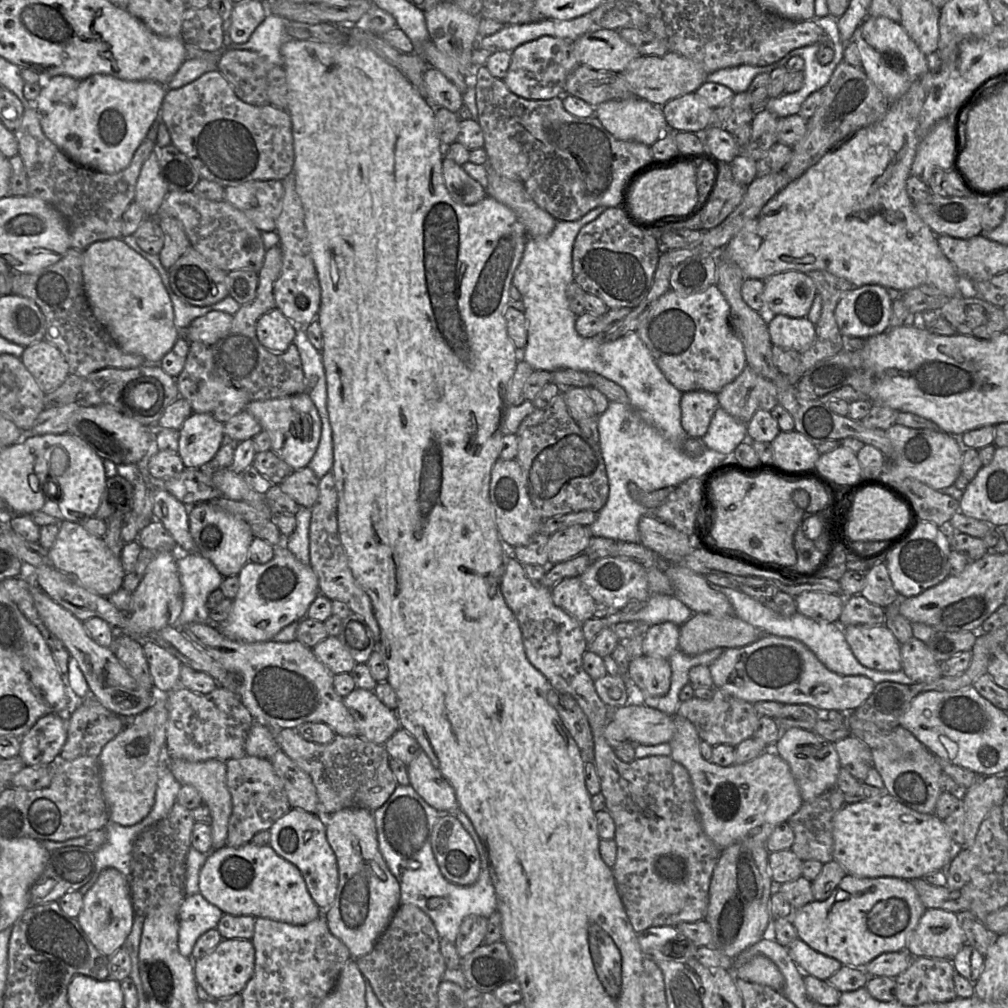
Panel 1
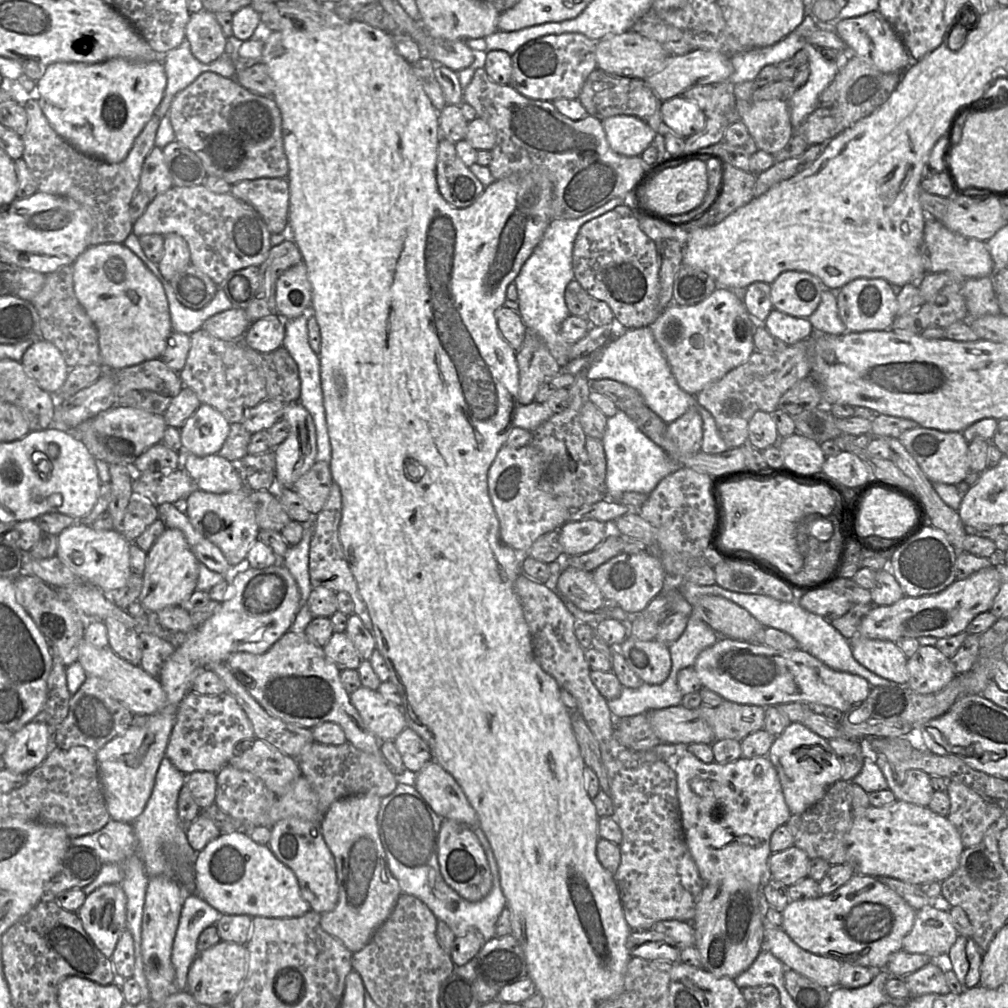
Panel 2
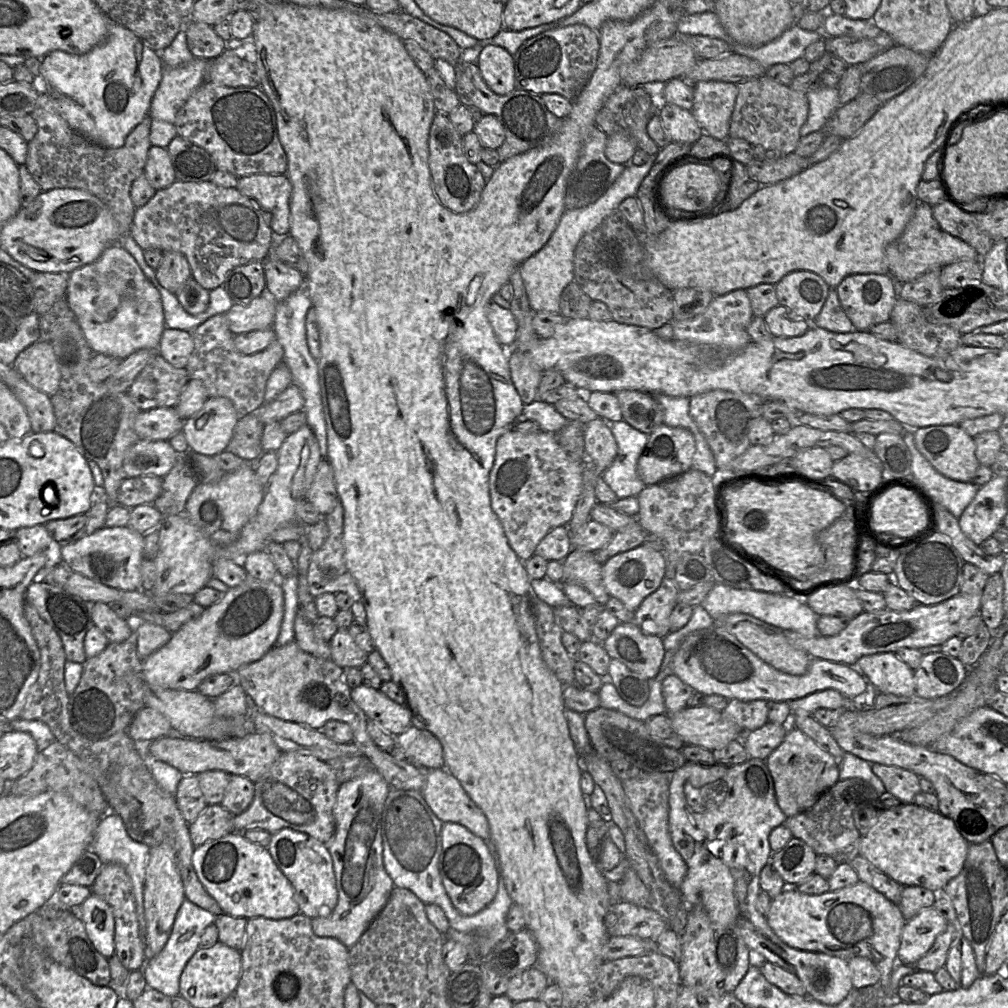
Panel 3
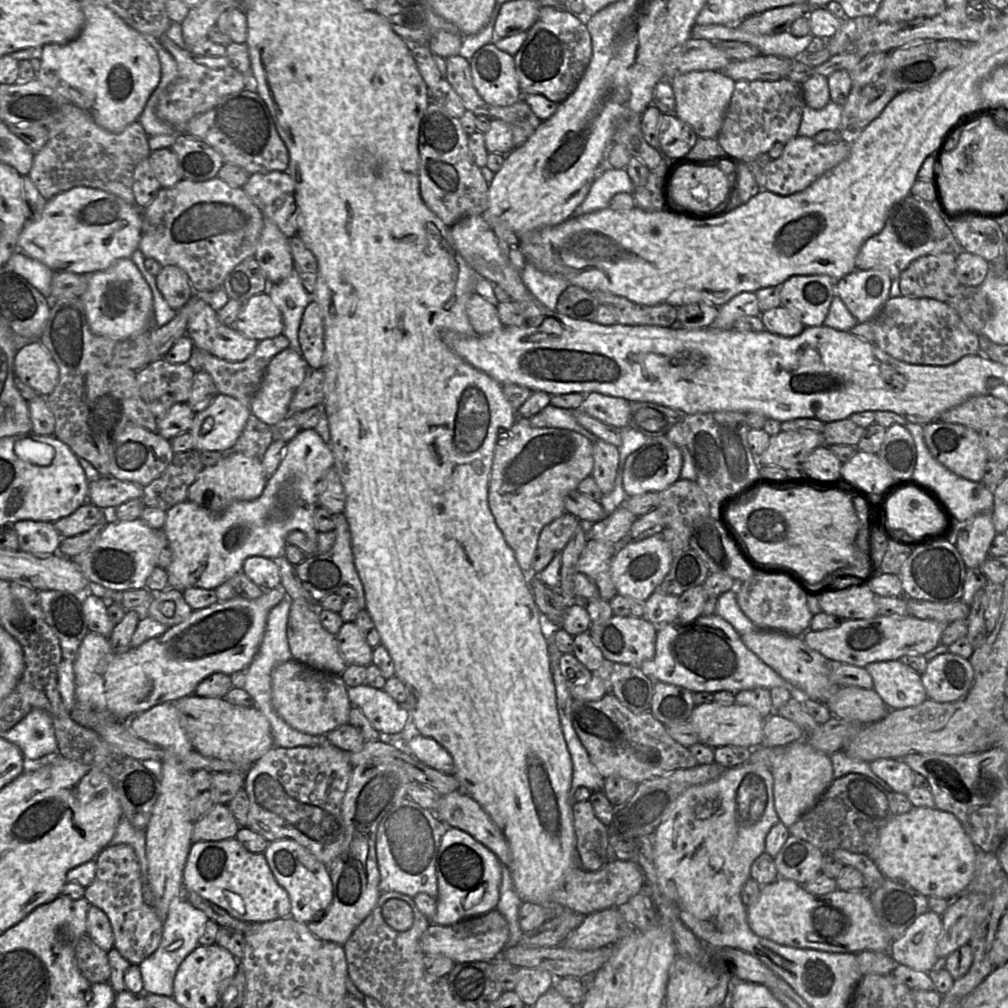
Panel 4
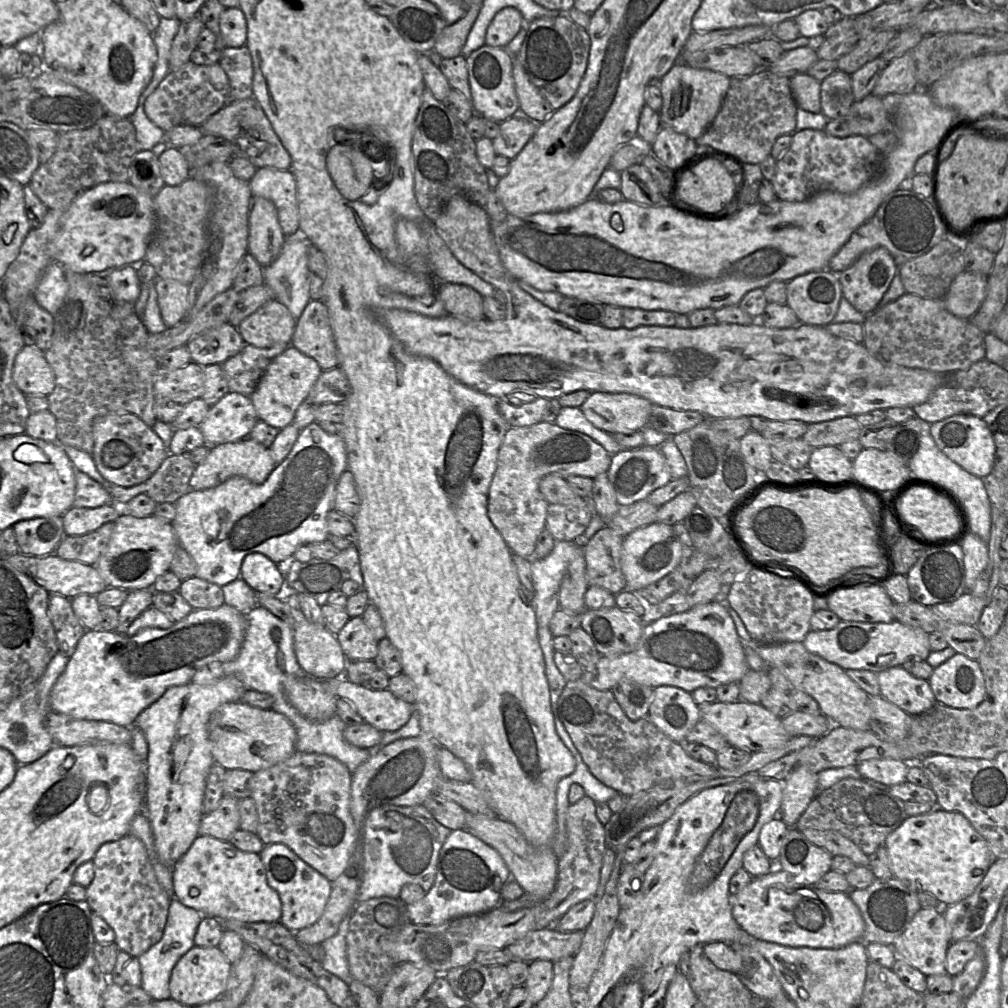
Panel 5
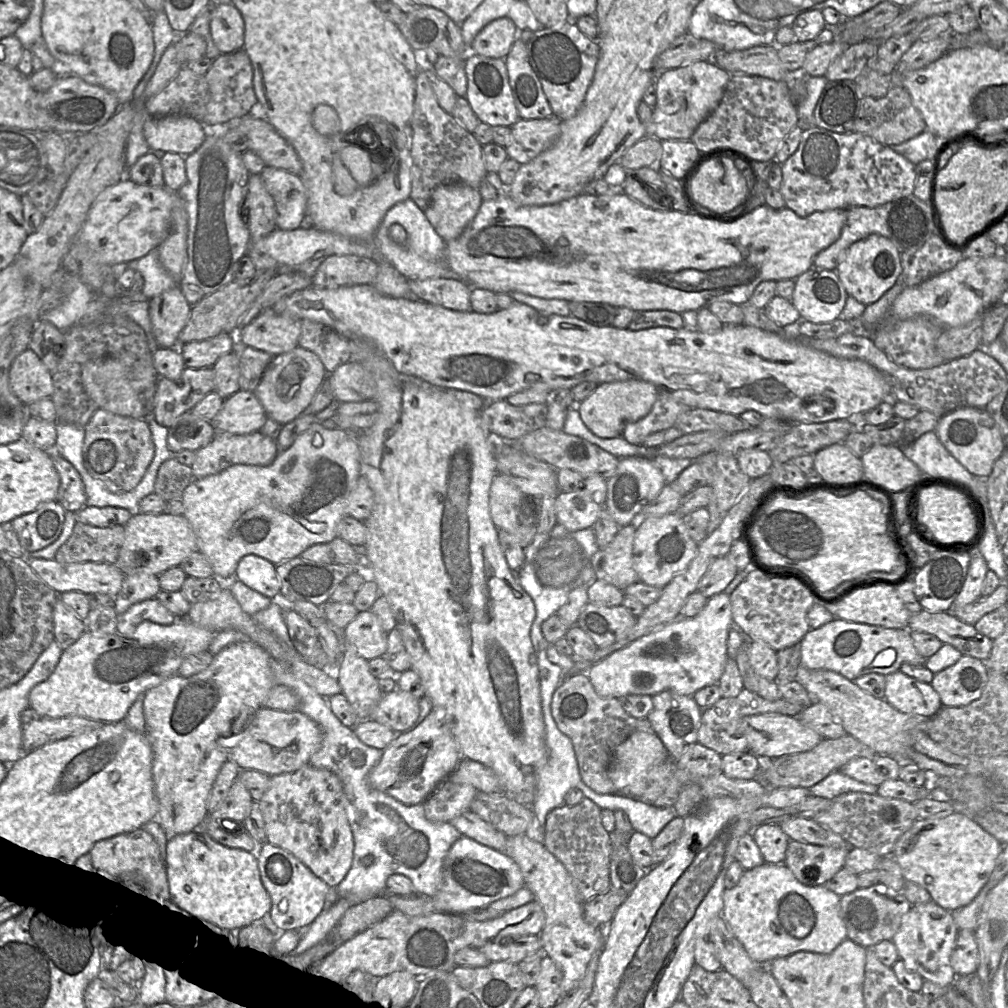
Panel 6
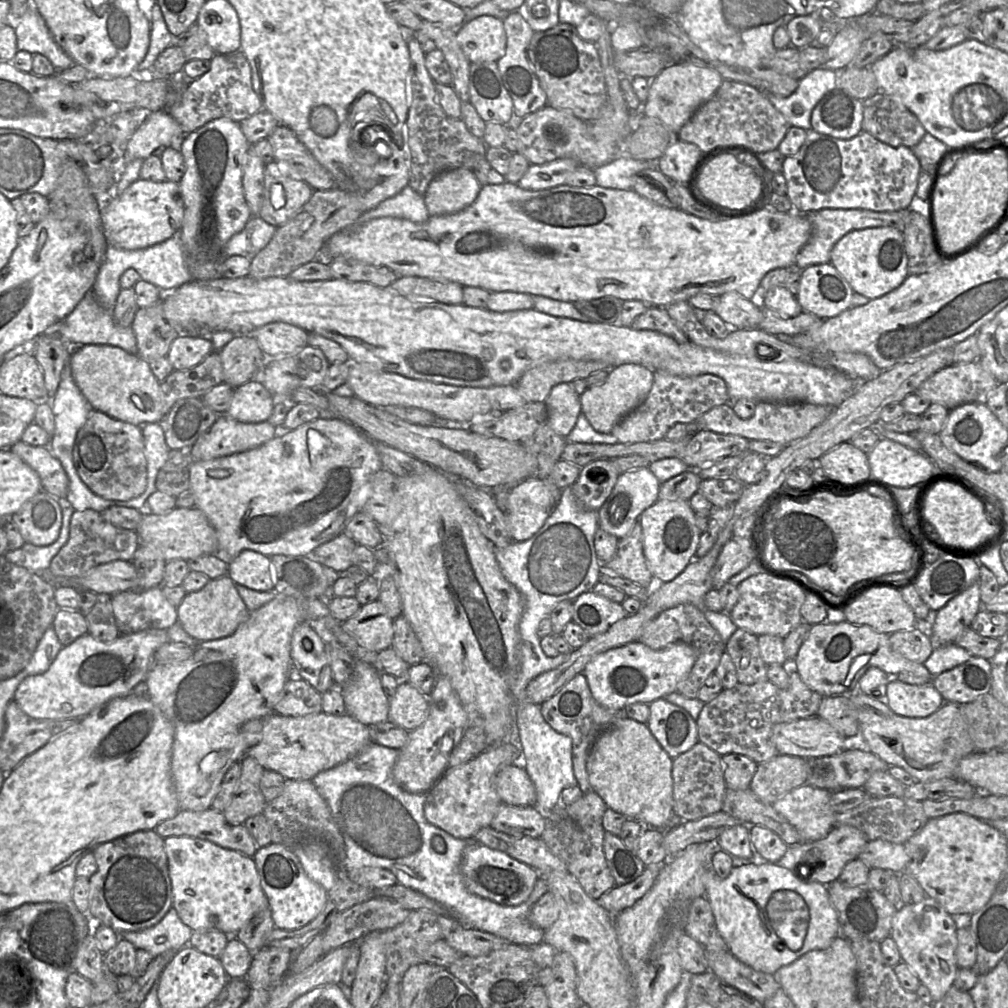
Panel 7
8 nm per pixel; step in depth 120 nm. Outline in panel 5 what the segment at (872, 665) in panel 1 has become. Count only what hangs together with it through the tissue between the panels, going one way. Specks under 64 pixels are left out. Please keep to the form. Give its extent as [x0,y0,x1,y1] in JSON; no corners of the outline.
[877,666,937,716]

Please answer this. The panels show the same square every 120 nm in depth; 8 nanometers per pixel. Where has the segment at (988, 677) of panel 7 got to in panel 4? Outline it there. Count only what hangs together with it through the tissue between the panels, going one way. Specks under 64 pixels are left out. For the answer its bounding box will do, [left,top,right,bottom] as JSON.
[921,652,974,703]

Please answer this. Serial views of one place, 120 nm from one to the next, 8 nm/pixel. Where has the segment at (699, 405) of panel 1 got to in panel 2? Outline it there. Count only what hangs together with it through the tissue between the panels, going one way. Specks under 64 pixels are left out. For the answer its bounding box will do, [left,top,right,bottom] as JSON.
[667,407,703,454]

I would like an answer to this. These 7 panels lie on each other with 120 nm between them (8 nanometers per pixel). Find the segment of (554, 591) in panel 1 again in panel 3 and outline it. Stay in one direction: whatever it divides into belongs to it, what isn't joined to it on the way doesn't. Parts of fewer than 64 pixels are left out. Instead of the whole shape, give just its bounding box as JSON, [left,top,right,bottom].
[558,549,611,608]

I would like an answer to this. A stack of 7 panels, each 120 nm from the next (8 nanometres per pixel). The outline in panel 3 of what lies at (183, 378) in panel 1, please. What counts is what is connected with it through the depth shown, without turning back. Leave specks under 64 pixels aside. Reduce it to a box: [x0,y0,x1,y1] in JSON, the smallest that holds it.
[186,314,284,419]

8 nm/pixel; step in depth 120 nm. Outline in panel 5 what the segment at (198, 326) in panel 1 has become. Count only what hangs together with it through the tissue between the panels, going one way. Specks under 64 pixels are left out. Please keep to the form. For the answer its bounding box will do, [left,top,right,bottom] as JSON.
[237,300,296,348]

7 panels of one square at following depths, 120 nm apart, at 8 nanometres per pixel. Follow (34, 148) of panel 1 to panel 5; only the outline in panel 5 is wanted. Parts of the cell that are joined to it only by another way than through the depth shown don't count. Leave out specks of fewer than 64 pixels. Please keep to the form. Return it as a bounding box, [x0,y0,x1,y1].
[30,115,140,210]

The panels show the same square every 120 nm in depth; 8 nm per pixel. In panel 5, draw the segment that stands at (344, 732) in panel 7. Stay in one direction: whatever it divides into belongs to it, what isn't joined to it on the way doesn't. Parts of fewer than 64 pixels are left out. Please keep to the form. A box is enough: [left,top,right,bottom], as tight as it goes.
[208,701,297,773]

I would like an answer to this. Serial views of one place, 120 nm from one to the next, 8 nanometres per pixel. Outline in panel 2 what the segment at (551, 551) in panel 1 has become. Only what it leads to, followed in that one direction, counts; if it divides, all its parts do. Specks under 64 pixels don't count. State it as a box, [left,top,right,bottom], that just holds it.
[558,519,610,558]

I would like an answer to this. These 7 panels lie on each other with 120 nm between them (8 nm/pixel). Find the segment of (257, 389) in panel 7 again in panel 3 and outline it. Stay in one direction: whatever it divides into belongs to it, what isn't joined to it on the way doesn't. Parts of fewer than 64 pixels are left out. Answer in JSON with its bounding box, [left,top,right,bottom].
[182,397,239,456]

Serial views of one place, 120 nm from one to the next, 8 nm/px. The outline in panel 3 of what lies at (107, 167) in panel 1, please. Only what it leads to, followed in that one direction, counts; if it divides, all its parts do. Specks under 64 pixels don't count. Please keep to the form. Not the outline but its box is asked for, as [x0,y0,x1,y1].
[33,21,164,148]

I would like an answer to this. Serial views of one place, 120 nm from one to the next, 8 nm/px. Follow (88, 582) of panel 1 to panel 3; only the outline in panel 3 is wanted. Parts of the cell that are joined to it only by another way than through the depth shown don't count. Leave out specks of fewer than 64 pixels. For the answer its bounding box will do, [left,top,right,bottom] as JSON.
[61,526,144,590]

